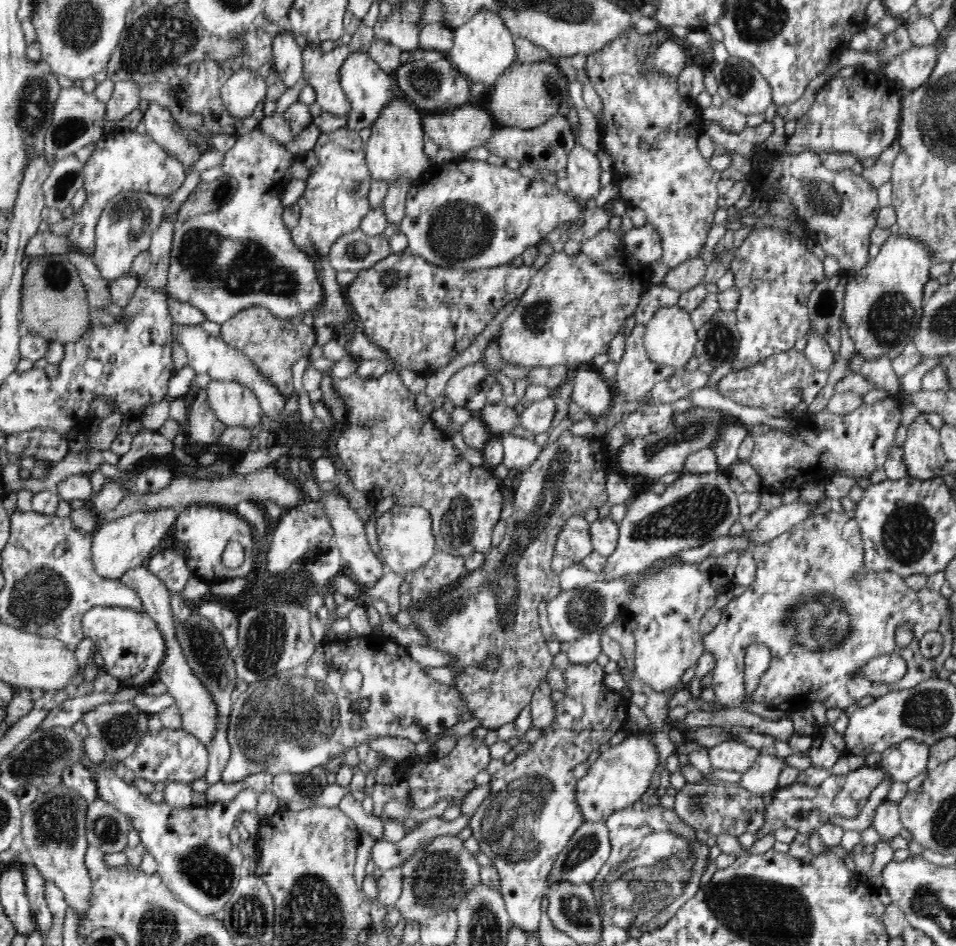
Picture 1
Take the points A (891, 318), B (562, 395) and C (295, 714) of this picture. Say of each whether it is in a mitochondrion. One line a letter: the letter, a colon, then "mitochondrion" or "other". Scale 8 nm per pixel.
A: mitochondrion
B: other
C: mitochondrion

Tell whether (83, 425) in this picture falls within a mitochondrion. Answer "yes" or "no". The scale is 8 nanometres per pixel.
no

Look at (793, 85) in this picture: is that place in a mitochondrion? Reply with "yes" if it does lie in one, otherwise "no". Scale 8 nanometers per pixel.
no

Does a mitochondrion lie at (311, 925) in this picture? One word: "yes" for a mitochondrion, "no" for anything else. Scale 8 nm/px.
yes

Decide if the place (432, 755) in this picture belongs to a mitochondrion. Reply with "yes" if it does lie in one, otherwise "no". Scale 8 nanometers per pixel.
no

